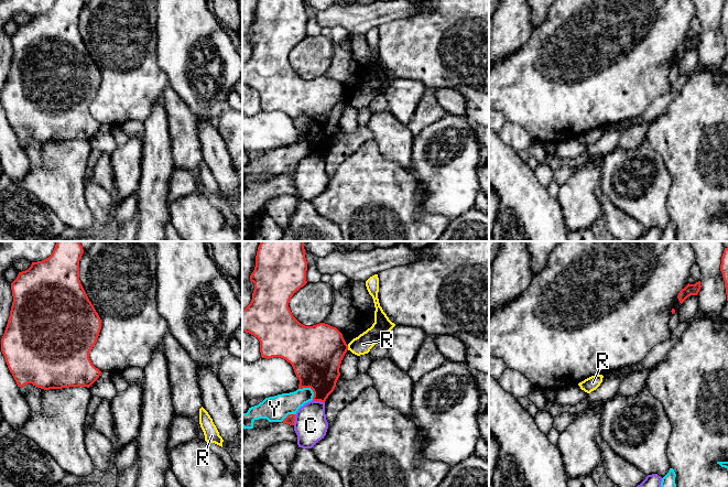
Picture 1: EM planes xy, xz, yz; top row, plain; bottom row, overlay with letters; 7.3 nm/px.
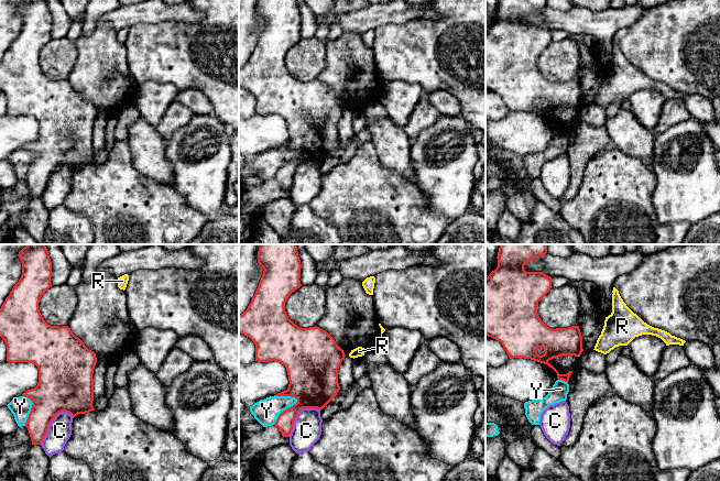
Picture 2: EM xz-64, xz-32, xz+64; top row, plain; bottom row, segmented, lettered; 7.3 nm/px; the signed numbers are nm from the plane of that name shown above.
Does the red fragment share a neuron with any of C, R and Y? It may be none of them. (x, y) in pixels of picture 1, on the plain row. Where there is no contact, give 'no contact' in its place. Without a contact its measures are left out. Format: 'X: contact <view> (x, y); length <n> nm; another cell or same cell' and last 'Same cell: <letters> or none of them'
C: contact xz (318, 153); length 90 nm; another cell
R: contact xz (347, 100); length 40 nm; another cell
Y: contact xz (310, 140); length 140 nm; another cell
Same cell: none of them

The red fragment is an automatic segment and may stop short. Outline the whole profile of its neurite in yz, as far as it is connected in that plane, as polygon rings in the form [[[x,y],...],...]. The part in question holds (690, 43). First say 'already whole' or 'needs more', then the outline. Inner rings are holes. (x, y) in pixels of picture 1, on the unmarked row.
already whole; [[[700,34],[695,37],[687,37],[684,42],[682,42],[677,48],[680,56],[682,57],[688,50],[697,48],[700,43]]]

